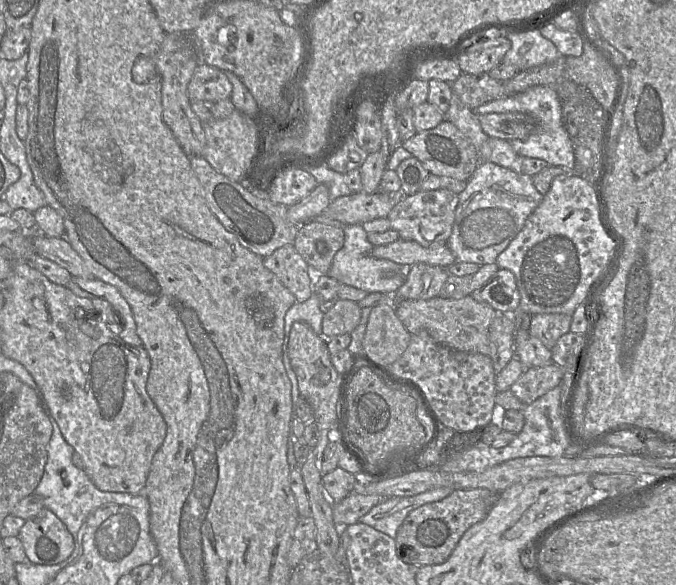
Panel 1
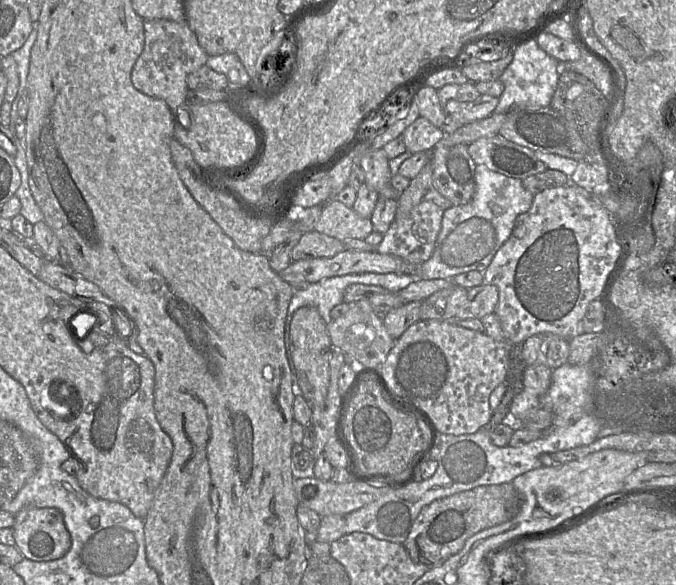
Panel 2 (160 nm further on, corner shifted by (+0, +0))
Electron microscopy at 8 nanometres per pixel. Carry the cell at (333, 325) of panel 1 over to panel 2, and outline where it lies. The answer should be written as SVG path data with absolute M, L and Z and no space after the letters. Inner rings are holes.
M368 300L347 304L349 304L349 310L327 325L333 349L342 351L349 360L356 360L364 366L380 368L396 340L389 335L383 318L372 309Z

